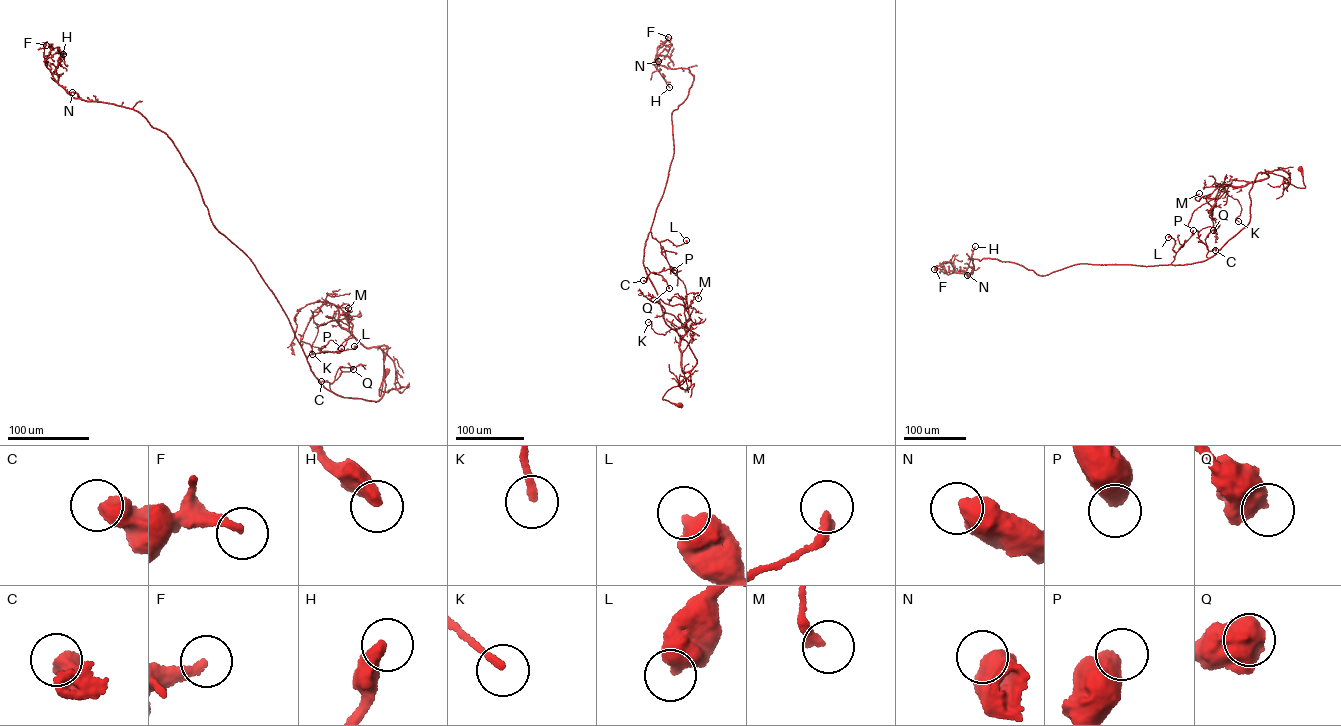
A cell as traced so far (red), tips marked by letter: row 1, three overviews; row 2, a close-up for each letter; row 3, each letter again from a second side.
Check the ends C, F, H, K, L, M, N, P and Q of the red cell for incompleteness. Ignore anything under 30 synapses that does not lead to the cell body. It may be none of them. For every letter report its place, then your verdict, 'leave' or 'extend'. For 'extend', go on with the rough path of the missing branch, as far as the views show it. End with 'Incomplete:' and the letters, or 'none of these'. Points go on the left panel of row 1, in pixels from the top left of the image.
C: at (321, 381); leave
F: at (46, 45); leave
H: at (63, 54); extend; missing branch runs (63, 54), (70, 54), (77, 44)
K: at (312, 354); leave
L: at (354, 346); leave
M: at (348, 308); leave
N: at (72, 92); leave
P: at (341, 348); leave
Q: at (353, 369); leave
Incomplete: H

